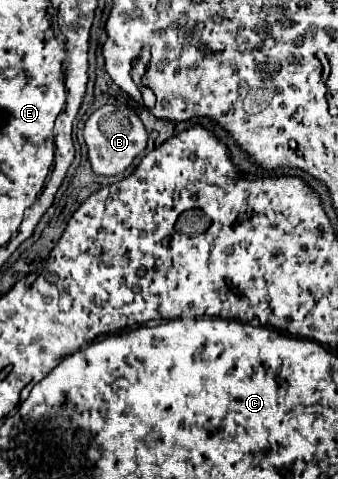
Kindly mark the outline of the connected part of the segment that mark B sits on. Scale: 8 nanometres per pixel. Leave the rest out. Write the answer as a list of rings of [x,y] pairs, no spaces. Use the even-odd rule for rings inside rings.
[[[103,105],[97,109],[85,123],[83,129],[85,143],[89,147],[89,163],[97,175],[119,175],[123,173],[133,159],[147,147],[147,131],[141,119],[125,105]]]

